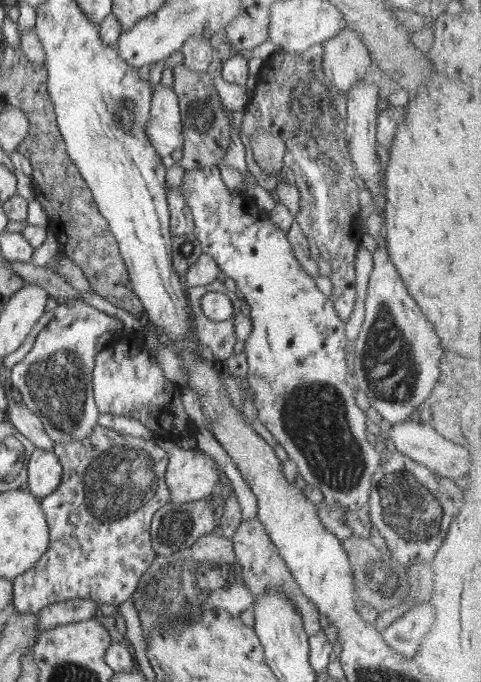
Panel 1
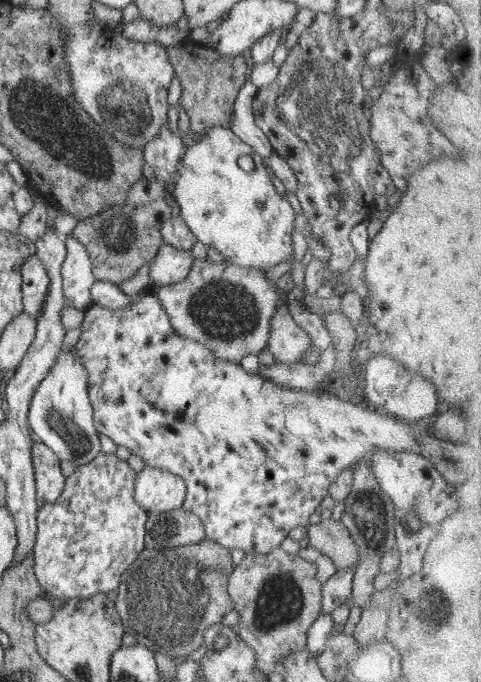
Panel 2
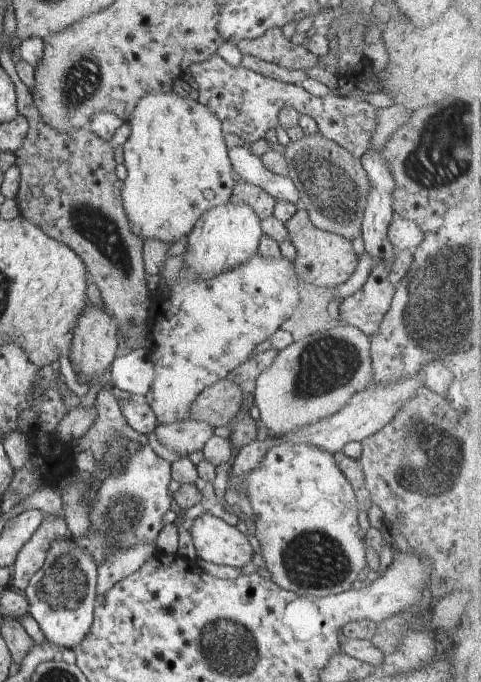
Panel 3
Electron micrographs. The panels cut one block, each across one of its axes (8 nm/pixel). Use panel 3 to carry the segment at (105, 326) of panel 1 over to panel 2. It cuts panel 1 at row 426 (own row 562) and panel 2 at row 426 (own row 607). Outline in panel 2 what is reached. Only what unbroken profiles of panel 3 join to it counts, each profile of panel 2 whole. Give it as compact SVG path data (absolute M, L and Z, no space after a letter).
M74 348L60 351L54 365L34 392L27 416L34 443L44 443L59 460L68 460L77 467L85 465L100 453L98 433L93 423L93 408L88 393L88 376L76 359Z

